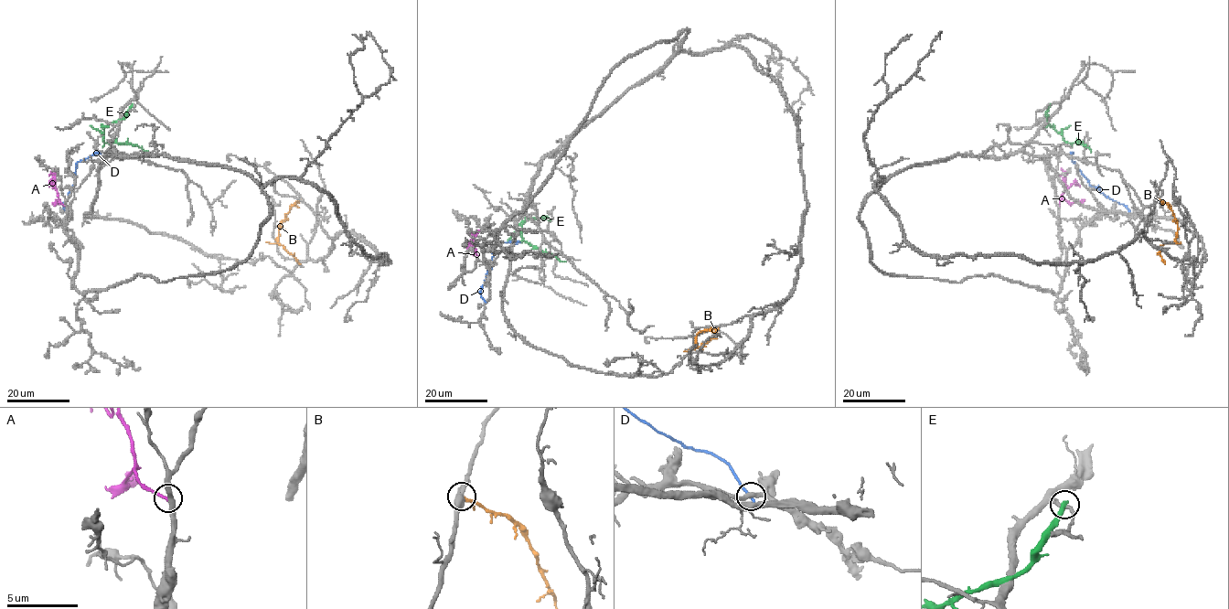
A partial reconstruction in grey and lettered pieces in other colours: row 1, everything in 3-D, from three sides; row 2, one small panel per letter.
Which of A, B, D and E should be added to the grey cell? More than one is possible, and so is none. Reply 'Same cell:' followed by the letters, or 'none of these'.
Same cell: A

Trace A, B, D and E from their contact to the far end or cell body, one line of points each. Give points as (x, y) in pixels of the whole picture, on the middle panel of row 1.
A: (484, 229), (477, 229), (471, 236), (466, 251)
B: (718, 326), (709, 341), (696, 347), (695, 336), (701, 331), (710, 329), (718, 336)
D: (486, 302), (480, 289), (491, 262), (494, 247), (503, 242), (519, 243)
E: (550, 220), (547, 217), (528, 219), (522, 224), (521, 236), (530, 244), (565, 261)

